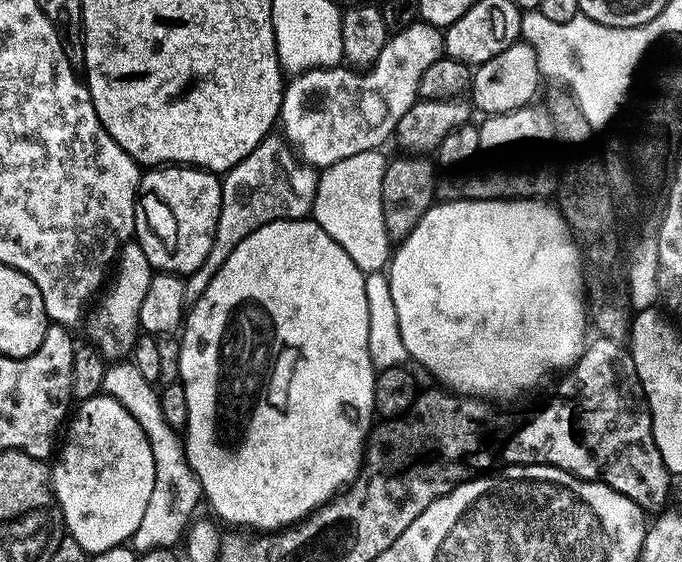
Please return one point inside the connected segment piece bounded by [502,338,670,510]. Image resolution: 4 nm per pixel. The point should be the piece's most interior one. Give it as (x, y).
(597, 427)

